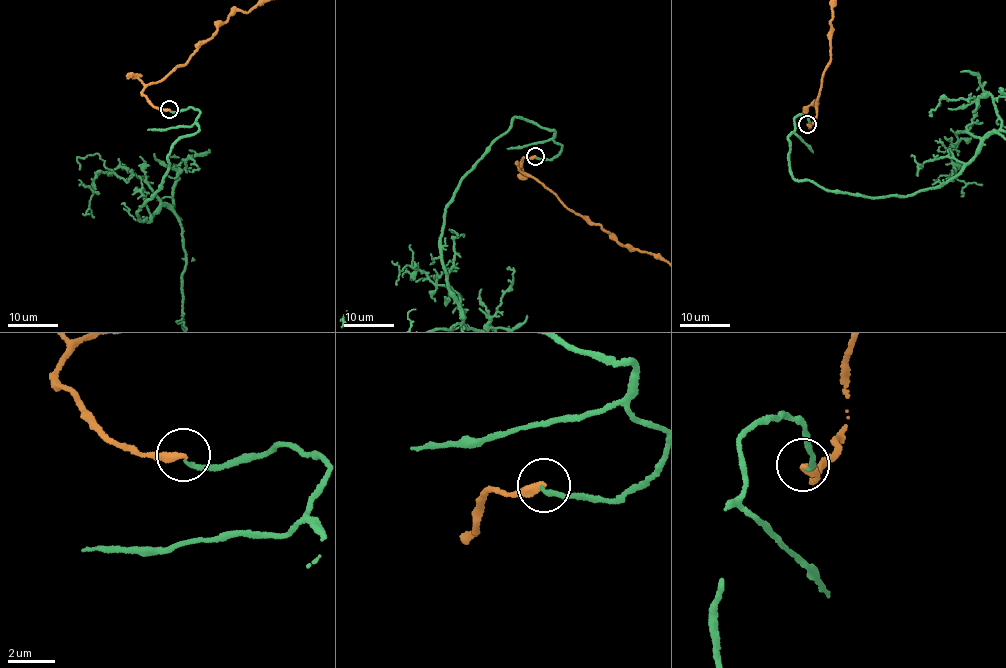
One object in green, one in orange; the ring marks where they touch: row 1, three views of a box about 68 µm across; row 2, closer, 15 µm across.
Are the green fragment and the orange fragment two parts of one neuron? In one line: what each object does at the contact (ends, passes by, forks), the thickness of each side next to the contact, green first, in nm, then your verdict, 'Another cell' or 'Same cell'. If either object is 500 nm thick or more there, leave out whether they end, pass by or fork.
At the ring green ends. At the ring orange ends. Thickness 180 nm (green) against 320 nm. Same cell

